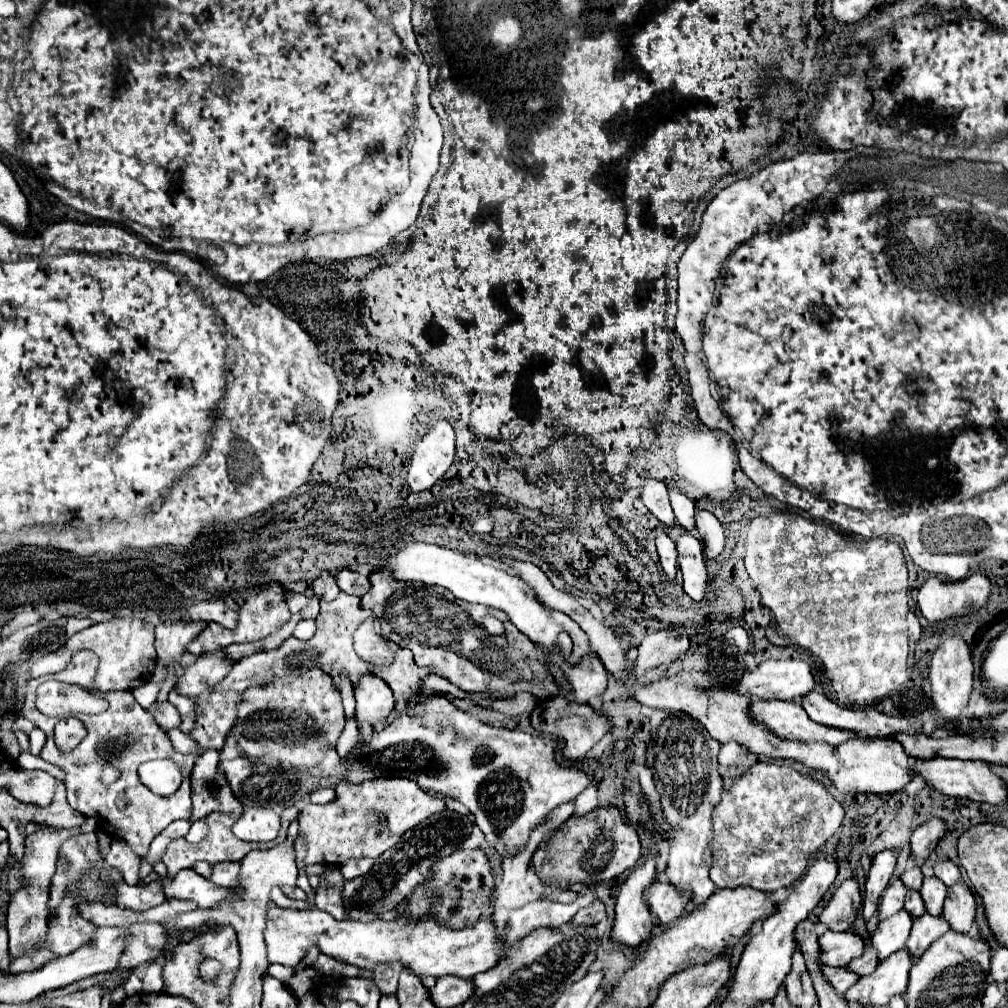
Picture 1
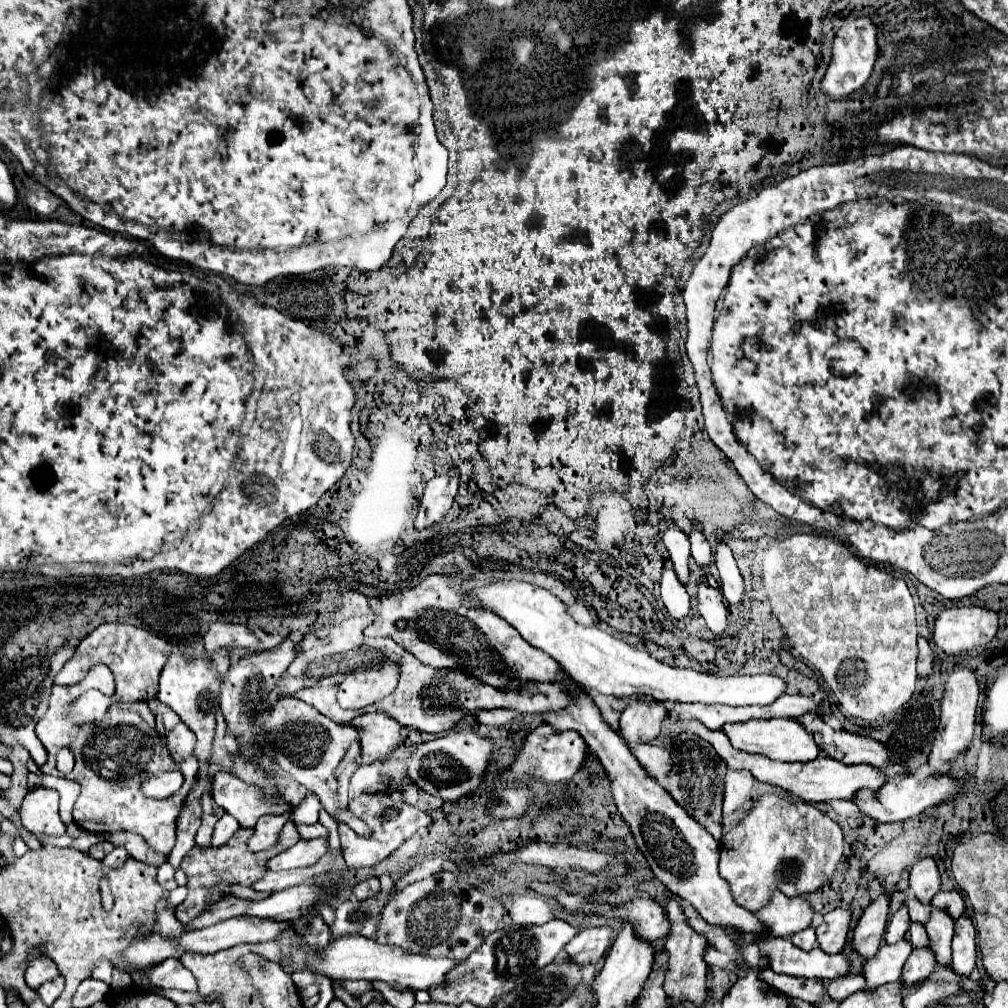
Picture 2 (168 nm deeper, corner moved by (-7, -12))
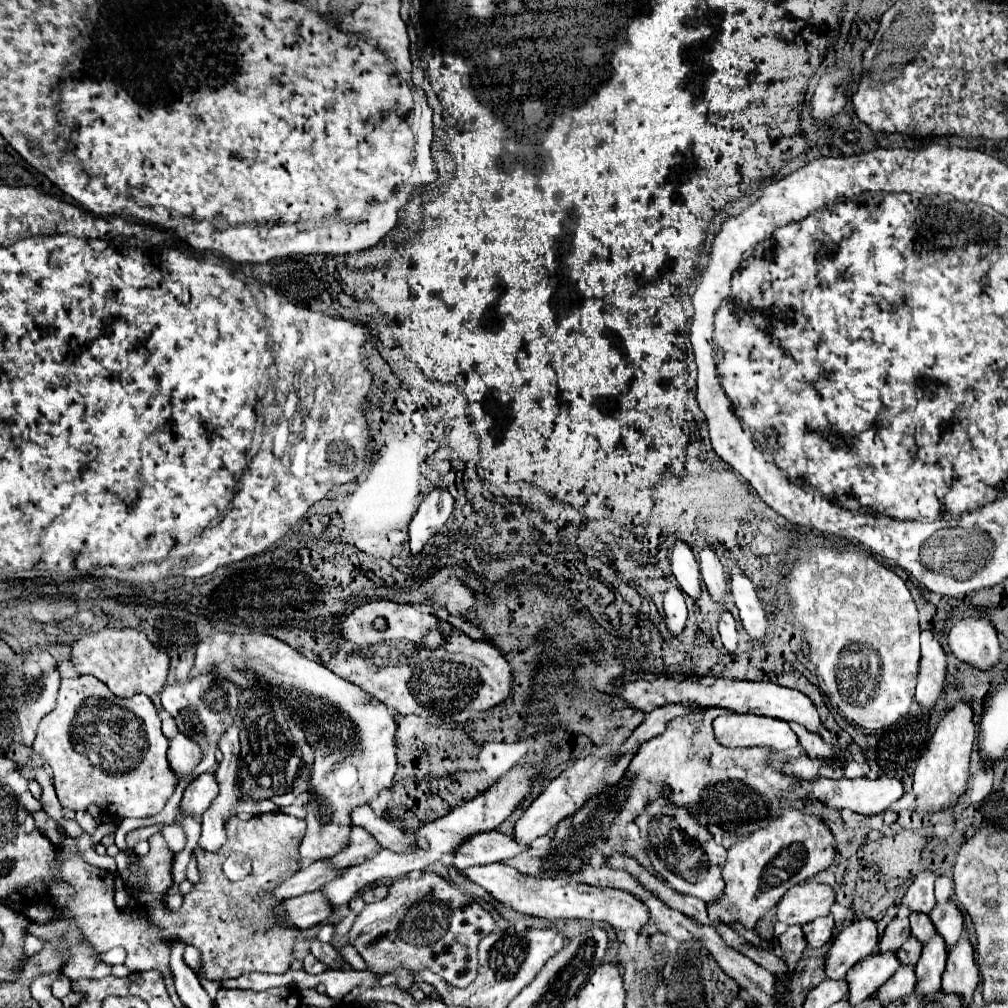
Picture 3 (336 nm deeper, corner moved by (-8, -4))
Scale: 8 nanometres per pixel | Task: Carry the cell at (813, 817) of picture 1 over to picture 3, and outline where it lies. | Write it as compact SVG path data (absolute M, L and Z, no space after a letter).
M784 810L778 818L772 818L764 830L740 836L728 848L728 860L722 870L726 886L718 902L706 904L708 916L726 926L742 924L744 928L754 928L792 886L828 868L832 858L834 836L826 824L818 816L802 814L800 810Z

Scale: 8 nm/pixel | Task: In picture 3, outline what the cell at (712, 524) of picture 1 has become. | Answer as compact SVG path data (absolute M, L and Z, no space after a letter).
M738 566L732 570L732 576L730 576L730 592L740 610L740 620L742 620L744 630L750 634L750 638L762 640L768 632L766 610L762 602L758 600L758 594L752 582L740 572Z

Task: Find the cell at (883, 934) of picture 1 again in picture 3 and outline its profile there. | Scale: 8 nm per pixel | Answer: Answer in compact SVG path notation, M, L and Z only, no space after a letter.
M872 954L866 960L858 962L850 972L846 972L848 982L848 1002L852 1006L870 998L878 988L896 972L900 966L896 954Z

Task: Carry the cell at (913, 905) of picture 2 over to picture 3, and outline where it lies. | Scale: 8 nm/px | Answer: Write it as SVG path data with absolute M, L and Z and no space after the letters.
M918 912L910 914L910 932L922 944L926 944L930 940L930 936L936 934L934 926L930 924L930 918L926 914L918 914Z

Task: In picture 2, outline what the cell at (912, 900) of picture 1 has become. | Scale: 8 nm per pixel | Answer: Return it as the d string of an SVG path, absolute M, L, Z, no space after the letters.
M911 924L911 926L909 926L909 932L907 932L907 938L911 940L913 948L929 946L929 936L927 936L923 924Z

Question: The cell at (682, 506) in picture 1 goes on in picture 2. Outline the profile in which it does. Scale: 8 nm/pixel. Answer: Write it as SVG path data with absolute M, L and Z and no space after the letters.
M693 528L689 532L689 542L691 542L691 556L695 558L695 562L699 566L711 564L711 546L709 546L705 534L701 534L699 528Z

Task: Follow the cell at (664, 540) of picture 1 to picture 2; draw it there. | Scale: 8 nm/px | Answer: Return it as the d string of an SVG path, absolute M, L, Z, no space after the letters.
M673 568L663 570L663 578L661 578L661 598L663 604L669 612L671 618L681 620L687 616L691 604L689 604L689 594L685 590L685 586L677 580L677 574L673 572Z

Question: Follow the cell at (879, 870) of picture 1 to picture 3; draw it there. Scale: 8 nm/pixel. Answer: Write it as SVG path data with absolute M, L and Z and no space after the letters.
M870 918L854 920L854 924L846 926L840 934L834 936L830 950L824 958L826 978L840 980L846 972L866 956L874 954L878 946L878 930L876 922Z

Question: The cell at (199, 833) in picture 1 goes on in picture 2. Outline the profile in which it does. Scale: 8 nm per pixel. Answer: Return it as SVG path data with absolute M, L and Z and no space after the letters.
M223 814L219 818L219 822L215 824L215 830L213 830L213 836L211 836L211 846L225 844L235 834L237 828L239 828L239 824L235 822L235 818L229 816L229 814Z

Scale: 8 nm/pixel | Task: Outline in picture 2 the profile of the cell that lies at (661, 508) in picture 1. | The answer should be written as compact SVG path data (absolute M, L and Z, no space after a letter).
M663 520L665 530L663 530L663 542L671 554L671 562L673 562L673 570L677 574L677 578L681 582L687 582L689 578L689 540L687 534L681 532L681 528L677 528L677 524L673 520Z

